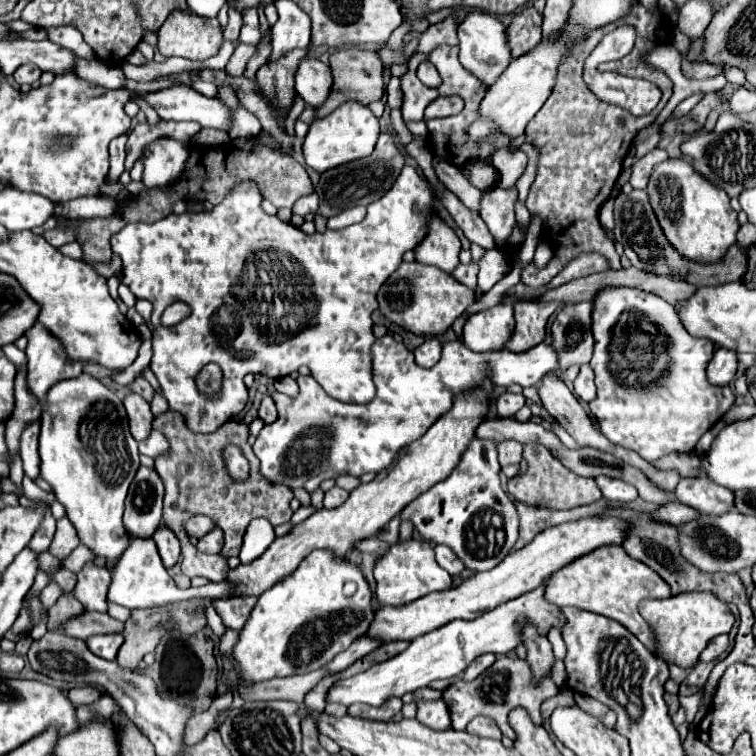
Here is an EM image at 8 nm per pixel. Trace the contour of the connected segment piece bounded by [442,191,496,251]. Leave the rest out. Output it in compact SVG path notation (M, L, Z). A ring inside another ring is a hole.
M450 191L444 193L444 201L442 201L442 203L446 205L446 209L450 211L452 219L454 219L456 225L462 229L462 233L466 235L468 241L478 243L478 245L480 245L482 249L486 249L486 251L496 247L494 237L490 235L490 231L488 231L486 223L482 221L482 217L480 217L476 211L464 207L462 201L458 201L458 197L456 197L454 193L450 193Z

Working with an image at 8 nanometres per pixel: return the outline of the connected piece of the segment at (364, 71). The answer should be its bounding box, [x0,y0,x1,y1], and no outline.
[318,49,384,117]

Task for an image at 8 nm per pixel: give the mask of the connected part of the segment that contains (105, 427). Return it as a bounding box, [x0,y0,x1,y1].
[40,373,140,567]

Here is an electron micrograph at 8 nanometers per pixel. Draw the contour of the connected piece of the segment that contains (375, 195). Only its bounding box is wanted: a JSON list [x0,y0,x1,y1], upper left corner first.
[316,133,404,219]

